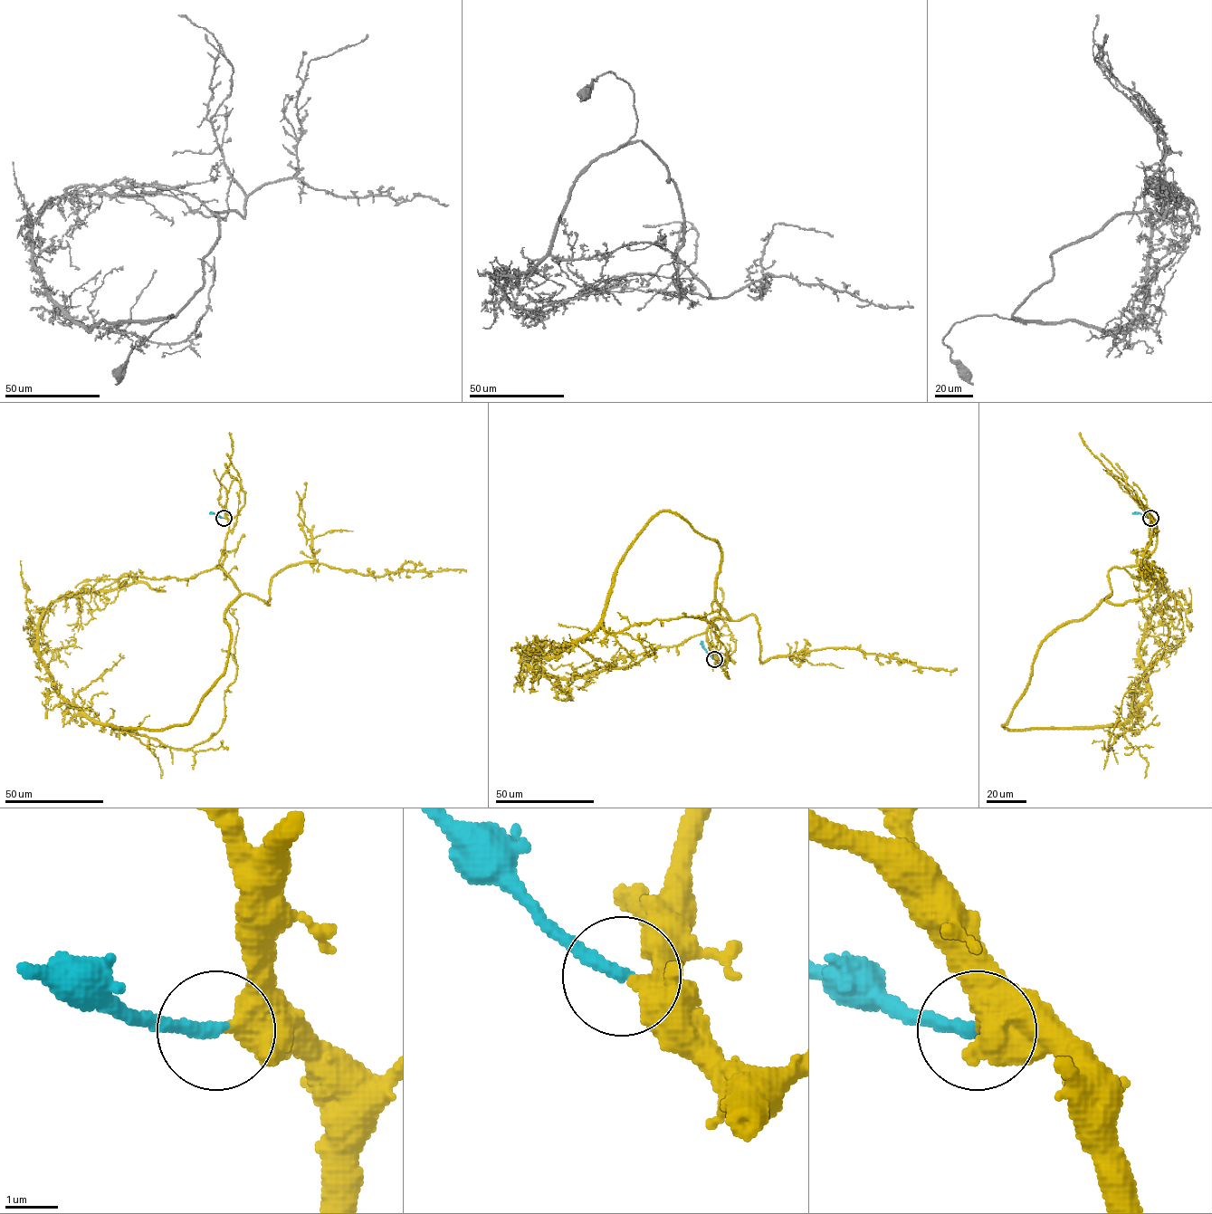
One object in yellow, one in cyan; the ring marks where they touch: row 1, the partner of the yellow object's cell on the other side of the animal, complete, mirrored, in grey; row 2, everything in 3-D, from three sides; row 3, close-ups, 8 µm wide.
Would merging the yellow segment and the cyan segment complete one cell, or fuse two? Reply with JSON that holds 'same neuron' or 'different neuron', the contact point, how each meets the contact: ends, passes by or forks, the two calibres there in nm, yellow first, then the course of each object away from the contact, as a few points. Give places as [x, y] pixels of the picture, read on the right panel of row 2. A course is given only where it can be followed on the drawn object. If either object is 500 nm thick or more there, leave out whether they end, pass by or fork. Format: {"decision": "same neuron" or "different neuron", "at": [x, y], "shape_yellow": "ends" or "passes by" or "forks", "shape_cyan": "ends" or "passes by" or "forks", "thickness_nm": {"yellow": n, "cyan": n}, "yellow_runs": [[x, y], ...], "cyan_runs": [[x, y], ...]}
{"decision": "same neuron", "at": [1150, 518], "shape_yellow": "passes by", "shape_cyan": "ends", "thickness_nm": {"yellow": 380, "cyan": 280}, "yellow_runs": [[1150, 518], [1154, 551], [1124, 568], [1169, 595], [1140, 647], [1149, 695], [1110, 750], [1165, 646], [1152, 611]], "cyan_runs": [[1150, 518], [1132, 513]]}

